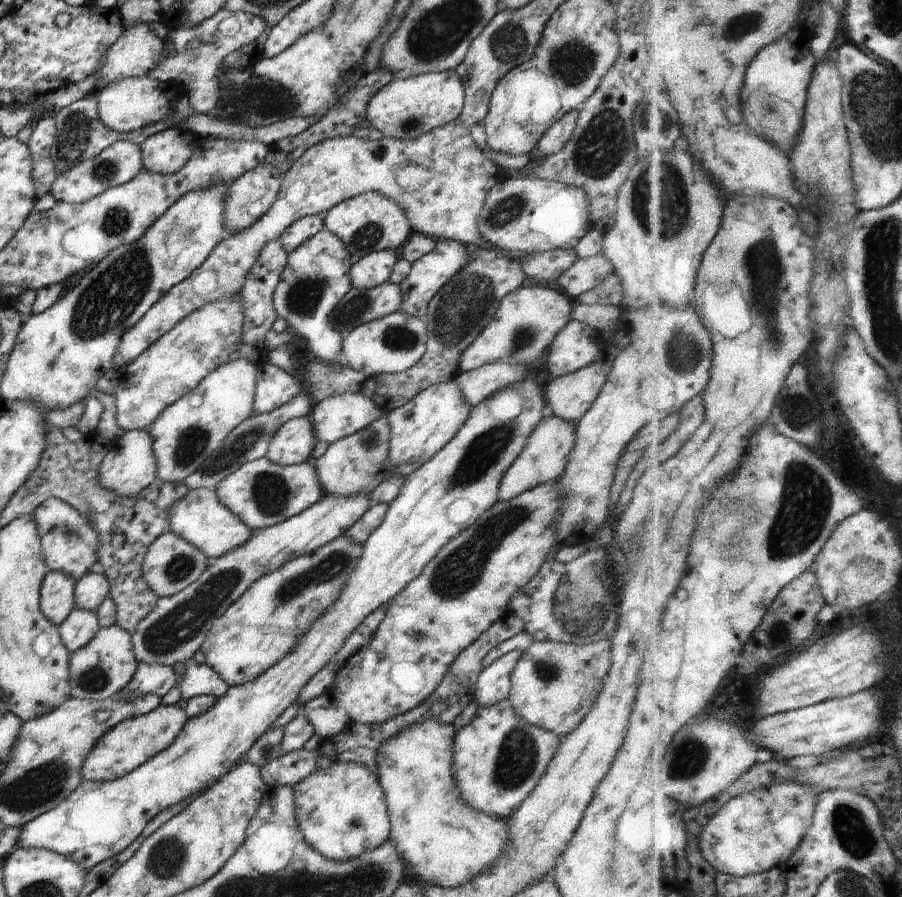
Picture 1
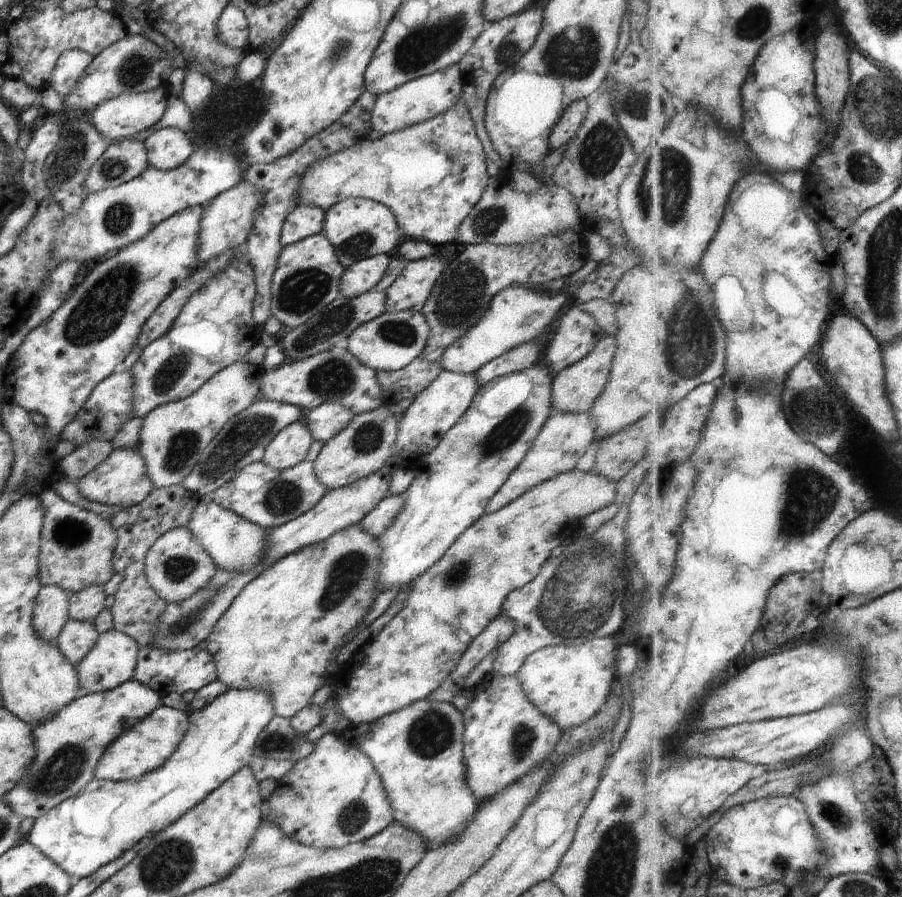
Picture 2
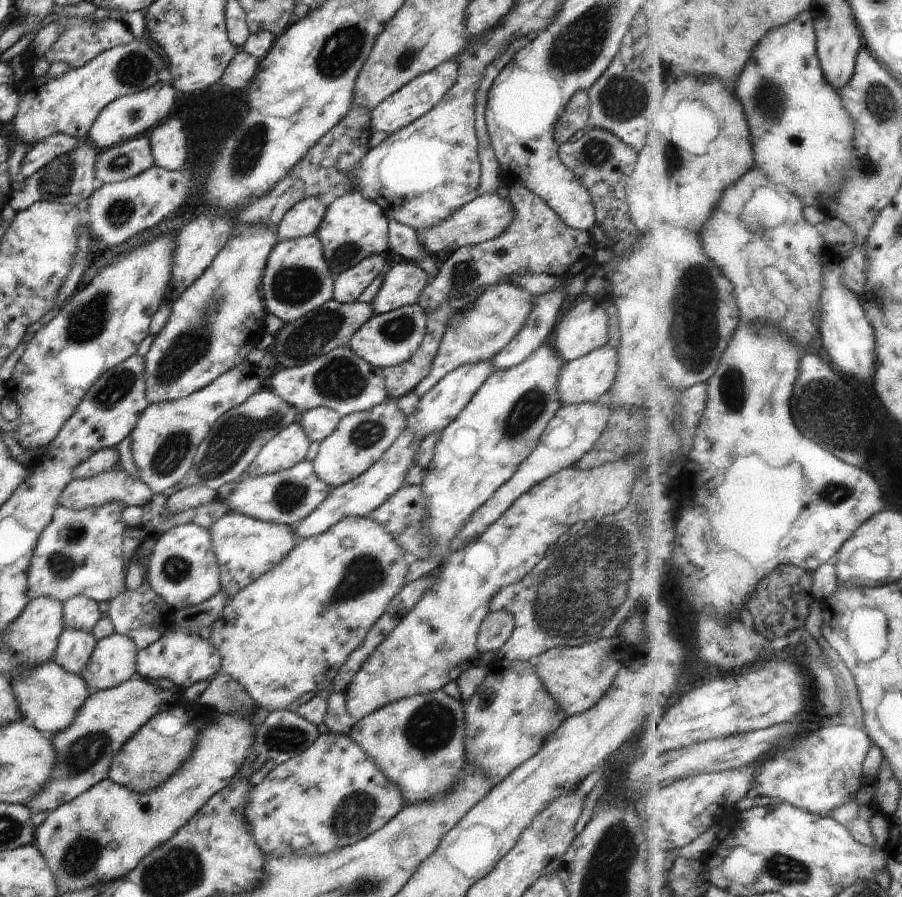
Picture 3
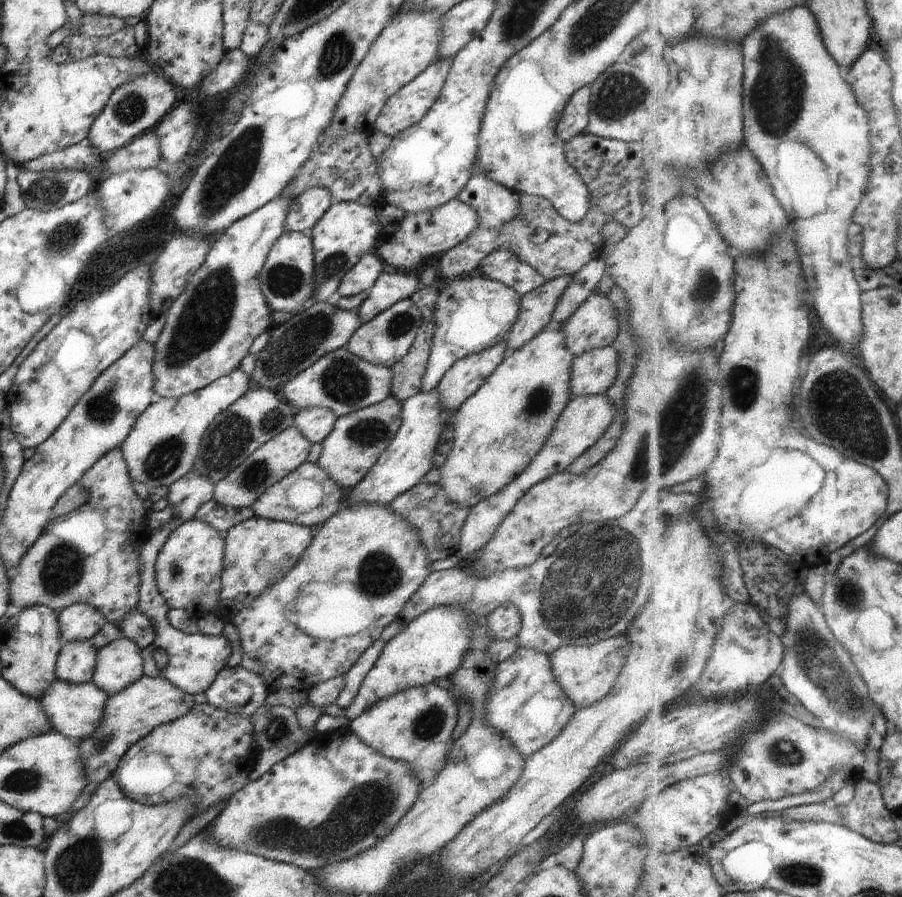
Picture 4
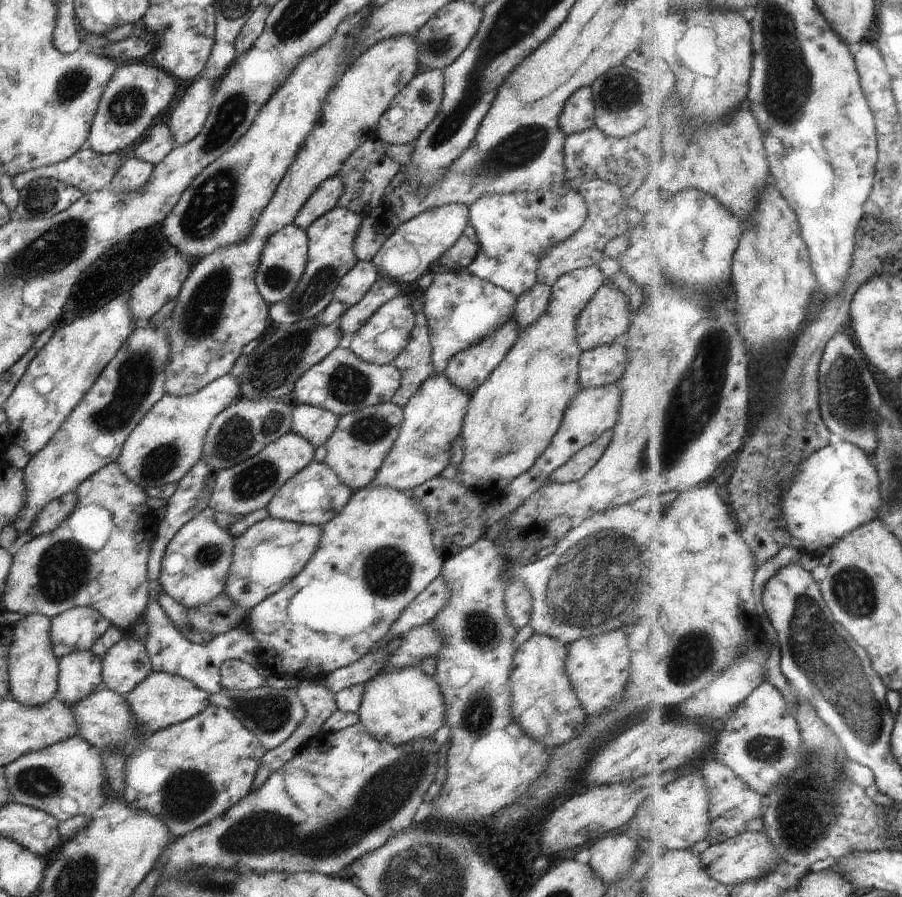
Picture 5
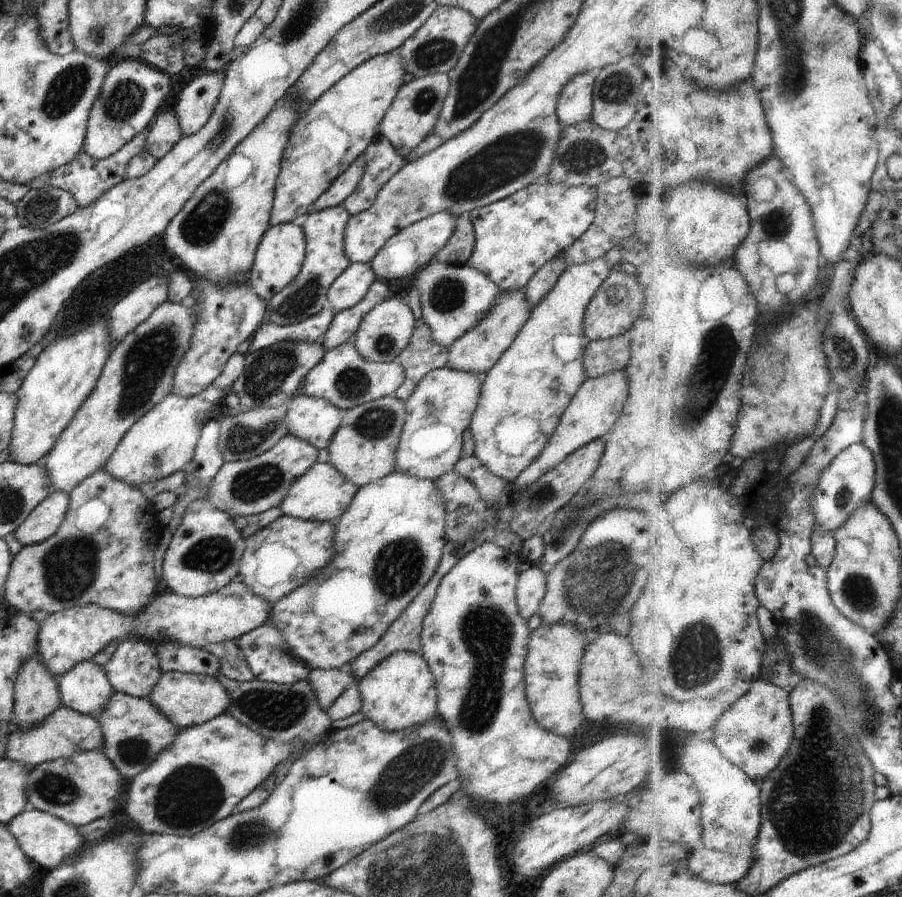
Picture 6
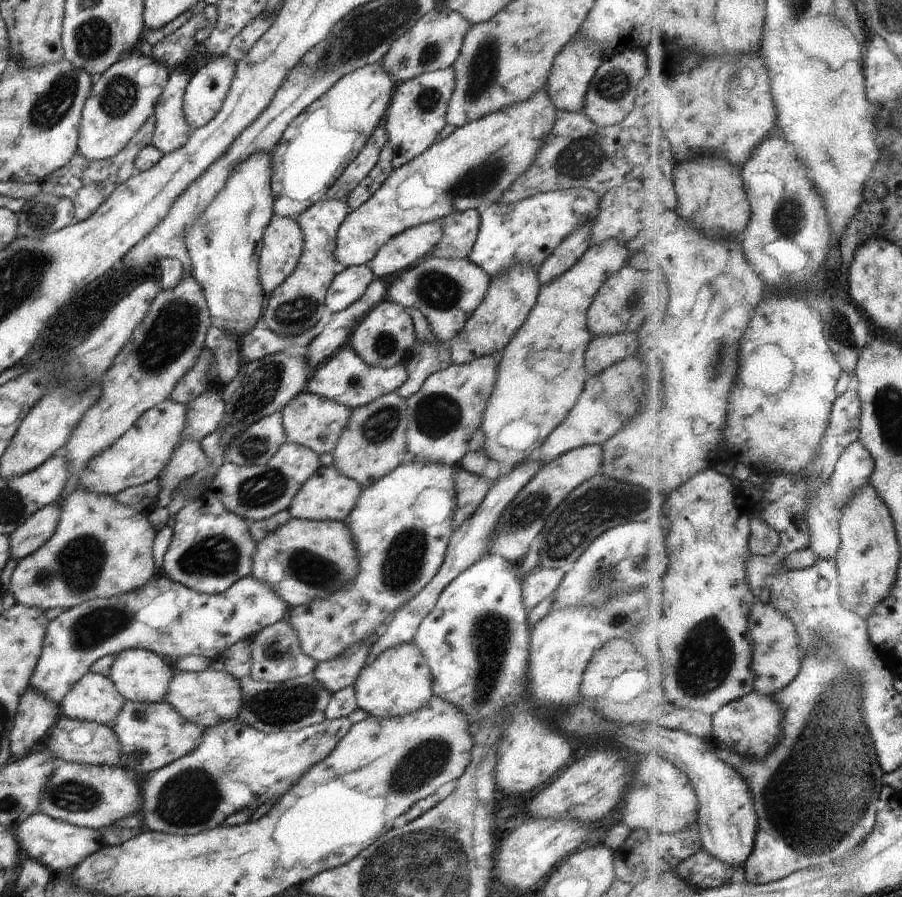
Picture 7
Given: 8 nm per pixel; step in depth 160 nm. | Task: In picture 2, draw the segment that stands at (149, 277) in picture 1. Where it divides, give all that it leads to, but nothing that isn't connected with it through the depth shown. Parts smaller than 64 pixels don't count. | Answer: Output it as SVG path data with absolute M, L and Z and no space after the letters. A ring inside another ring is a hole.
M203 205L188 207L161 222L144 238L99 260L92 273L75 287L70 298L48 320L31 330L9 358L3 369L4 402L17 404L27 412L42 414L44 428L59 435L88 400L93 388L118 370L137 344L144 323L156 307L195 270L203 208Z

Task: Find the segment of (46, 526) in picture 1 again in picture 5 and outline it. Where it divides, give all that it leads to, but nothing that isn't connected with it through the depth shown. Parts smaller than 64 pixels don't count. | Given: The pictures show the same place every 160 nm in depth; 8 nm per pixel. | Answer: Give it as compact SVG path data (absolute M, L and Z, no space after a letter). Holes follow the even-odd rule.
M116 462L106 465L98 472L86 478L77 490L76 508L99 504L112 514L112 530L102 550L92 552L74 542L72 532L64 521L50 534L25 539L13 551L13 561L4 587L3 599L6 611L19 612L25 615L44 615L54 618L65 610L76 607L92 607L112 625L119 629L132 627L142 613L144 614L150 596L148 557L151 542L157 533L158 519L151 508L146 505L147 495L132 479L129 479L118 468Z

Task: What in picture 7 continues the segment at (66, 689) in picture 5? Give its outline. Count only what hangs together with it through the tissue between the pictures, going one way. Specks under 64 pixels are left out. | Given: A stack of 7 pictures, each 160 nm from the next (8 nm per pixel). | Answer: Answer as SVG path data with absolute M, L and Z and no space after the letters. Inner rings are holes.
M88 671L62 699L59 704L59 712L66 719L92 721L111 727L125 702L125 698L108 677Z

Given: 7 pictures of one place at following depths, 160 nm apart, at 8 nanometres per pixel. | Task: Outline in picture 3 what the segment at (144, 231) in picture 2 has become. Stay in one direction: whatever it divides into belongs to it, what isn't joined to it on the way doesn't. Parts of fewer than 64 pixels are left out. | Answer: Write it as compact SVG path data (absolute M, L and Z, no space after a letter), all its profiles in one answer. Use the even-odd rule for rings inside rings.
M158 165L151 166L132 178L104 183L88 200L87 223L93 238L104 240L108 246L118 246L131 236L144 232L162 222L184 204L190 192L190 172L169 171Z

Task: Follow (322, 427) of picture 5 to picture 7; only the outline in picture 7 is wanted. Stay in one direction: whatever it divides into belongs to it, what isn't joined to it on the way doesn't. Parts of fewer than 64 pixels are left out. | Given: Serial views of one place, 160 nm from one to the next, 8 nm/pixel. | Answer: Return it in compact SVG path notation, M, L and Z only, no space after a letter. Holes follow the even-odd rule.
M307 390L298 393L292 400L289 400L281 413L287 442L305 446L319 455L334 450L341 432L352 416L352 410L347 406L323 396L309 393Z

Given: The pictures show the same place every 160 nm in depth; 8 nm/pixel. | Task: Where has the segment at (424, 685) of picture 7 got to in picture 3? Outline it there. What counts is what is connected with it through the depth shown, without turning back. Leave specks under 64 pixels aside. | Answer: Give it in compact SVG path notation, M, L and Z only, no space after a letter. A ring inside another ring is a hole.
M442 690L406 697L380 707L378 710L363 716L359 721L356 720L349 735L358 746L363 748L363 751L374 761L374 764L398 787L407 804L415 805L417 802L424 802L438 797L439 794L447 793L459 781L458 774L462 770L466 758L465 746L463 745L463 738L465 737L465 710L463 705L458 699L450 697Z

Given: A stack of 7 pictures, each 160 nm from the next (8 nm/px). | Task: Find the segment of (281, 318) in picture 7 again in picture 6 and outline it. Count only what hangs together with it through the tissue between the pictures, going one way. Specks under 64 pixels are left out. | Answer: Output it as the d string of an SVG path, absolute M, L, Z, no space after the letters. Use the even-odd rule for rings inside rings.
M342 205L312 211L304 218L300 228L305 236L306 252L301 264L301 272L288 286L270 299L270 323L280 326L292 325L317 315L322 309L331 308L330 301L327 299L328 289L351 263L344 254L343 243L348 219L349 214Z

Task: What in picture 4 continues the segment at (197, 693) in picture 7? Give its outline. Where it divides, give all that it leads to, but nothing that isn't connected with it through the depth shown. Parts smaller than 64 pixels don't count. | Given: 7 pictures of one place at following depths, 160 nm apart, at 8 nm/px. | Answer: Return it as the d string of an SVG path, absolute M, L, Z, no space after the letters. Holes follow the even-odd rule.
M142 675L140 680L133 682L128 688L109 695L100 726L88 738L78 742L87 782L101 783L110 779L118 768L120 758L131 746L156 727L183 717L196 706L193 695L180 690L168 679L148 675Z

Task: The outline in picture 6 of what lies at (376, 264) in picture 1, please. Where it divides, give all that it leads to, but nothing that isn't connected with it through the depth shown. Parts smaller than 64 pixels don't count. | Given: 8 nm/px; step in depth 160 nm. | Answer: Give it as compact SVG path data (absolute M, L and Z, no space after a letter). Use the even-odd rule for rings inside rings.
M350 263L328 289L331 308L339 313L357 305L376 279L371 263Z

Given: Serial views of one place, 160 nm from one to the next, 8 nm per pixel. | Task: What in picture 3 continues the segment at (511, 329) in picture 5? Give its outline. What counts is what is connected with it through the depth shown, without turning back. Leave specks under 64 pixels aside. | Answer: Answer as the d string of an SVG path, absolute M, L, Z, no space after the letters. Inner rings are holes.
M488 360L460 365L445 374L443 379L440 379L424 396L421 396L416 412L407 416L407 427L415 434L415 437L422 437L423 440L428 434L443 430L464 410L476 391L494 371L495 366L491 360Z

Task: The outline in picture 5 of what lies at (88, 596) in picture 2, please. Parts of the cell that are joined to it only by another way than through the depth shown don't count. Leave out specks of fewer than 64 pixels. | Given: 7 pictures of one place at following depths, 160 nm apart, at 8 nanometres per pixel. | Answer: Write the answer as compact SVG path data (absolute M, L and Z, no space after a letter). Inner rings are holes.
M76 607L51 618L52 650L60 660L76 651L90 651L111 622L92 607Z

